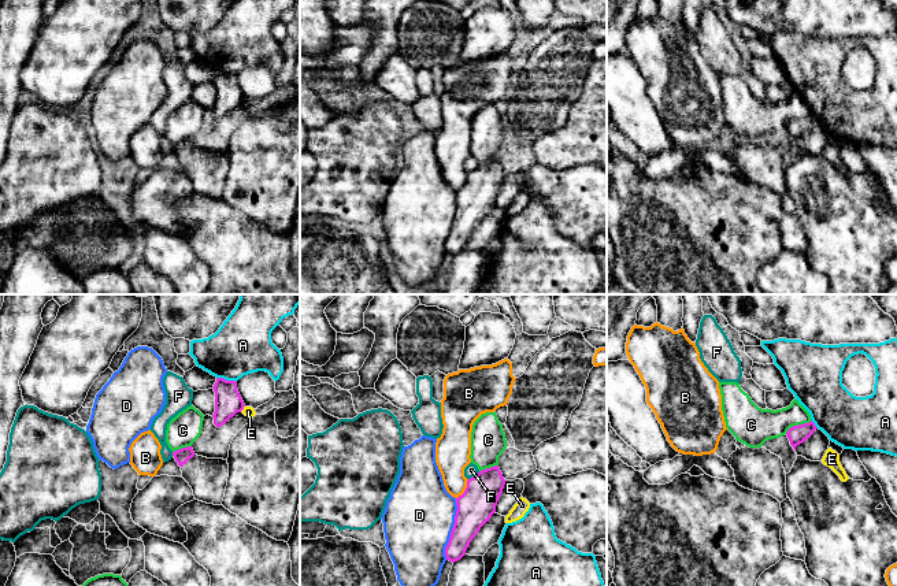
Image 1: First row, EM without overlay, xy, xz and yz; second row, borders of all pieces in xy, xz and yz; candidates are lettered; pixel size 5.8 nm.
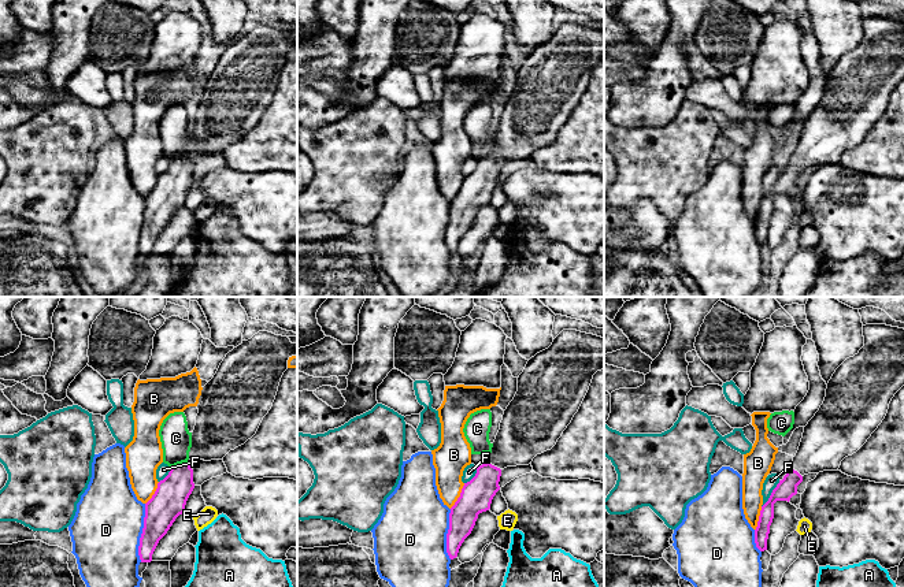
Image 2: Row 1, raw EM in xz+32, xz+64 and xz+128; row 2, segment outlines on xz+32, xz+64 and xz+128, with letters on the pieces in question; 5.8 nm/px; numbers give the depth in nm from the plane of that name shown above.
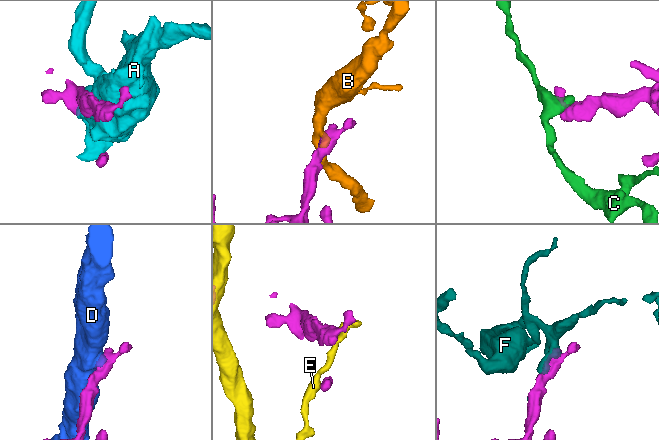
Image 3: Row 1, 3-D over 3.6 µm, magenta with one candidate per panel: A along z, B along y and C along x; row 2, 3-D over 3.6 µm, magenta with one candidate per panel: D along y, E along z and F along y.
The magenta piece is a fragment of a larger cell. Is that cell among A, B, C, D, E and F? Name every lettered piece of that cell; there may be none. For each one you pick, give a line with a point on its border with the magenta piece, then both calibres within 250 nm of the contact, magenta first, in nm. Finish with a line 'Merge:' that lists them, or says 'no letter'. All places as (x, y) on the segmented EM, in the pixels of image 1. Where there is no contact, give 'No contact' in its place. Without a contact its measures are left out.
Merge: no letter

